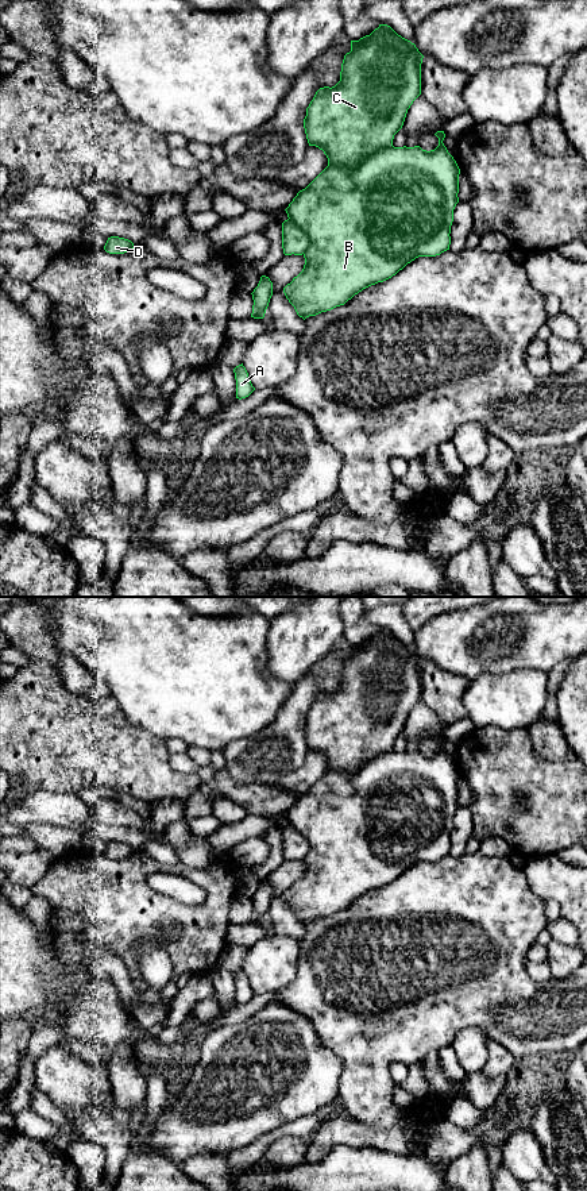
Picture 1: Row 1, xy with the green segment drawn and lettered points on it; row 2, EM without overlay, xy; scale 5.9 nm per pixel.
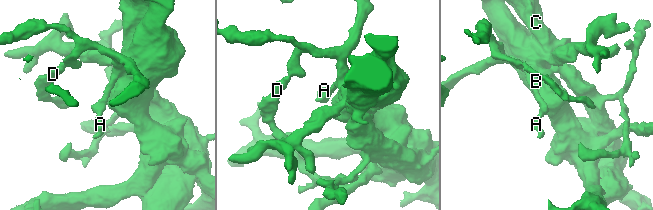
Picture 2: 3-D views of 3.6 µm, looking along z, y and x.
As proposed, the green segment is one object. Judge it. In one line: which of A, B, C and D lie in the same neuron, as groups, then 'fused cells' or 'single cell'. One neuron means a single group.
A C D / B; fused cells

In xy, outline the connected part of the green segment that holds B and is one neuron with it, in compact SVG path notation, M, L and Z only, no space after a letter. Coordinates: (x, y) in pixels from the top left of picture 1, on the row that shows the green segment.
M444 131L435 135L439 146L430 151L391 146L354 167L328 165L285 209L309 238L302 271L283 288L300 317L305 320L344 305L416 258L449 250L460 169L443 143Z

